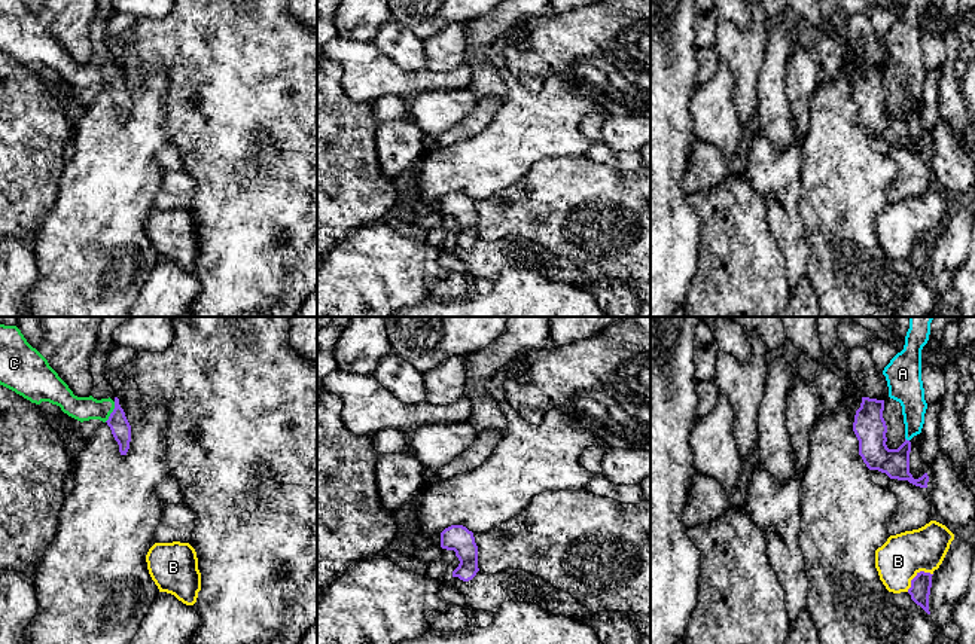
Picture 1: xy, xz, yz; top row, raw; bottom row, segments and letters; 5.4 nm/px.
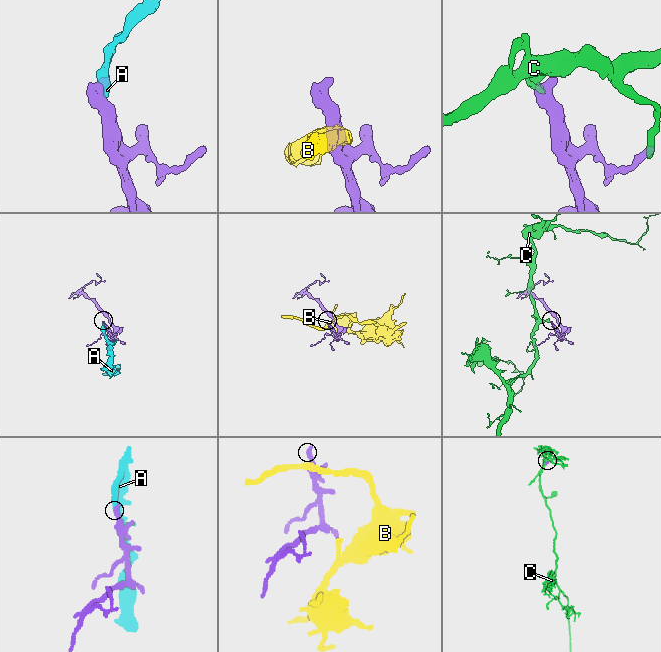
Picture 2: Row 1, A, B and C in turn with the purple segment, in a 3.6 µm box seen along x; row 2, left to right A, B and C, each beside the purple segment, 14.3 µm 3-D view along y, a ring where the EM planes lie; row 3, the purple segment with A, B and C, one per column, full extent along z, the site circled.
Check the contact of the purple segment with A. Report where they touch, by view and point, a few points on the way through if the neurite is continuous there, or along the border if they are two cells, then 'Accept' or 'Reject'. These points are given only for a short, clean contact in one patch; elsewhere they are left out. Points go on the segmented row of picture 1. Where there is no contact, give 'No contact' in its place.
Touches purple at yz (905, 439). Boundary: yz (905, 438), (908, 440). Reject

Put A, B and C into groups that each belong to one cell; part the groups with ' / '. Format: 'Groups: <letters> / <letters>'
Groups: A / B / C

